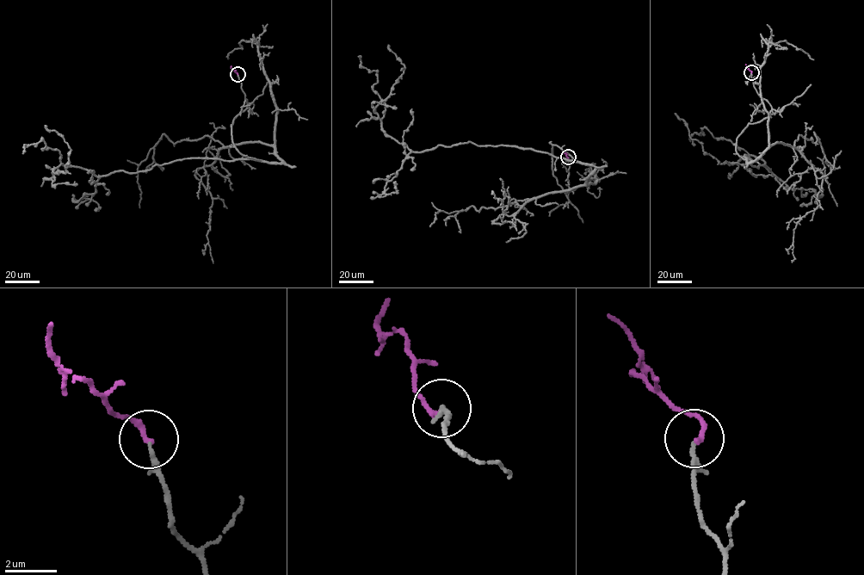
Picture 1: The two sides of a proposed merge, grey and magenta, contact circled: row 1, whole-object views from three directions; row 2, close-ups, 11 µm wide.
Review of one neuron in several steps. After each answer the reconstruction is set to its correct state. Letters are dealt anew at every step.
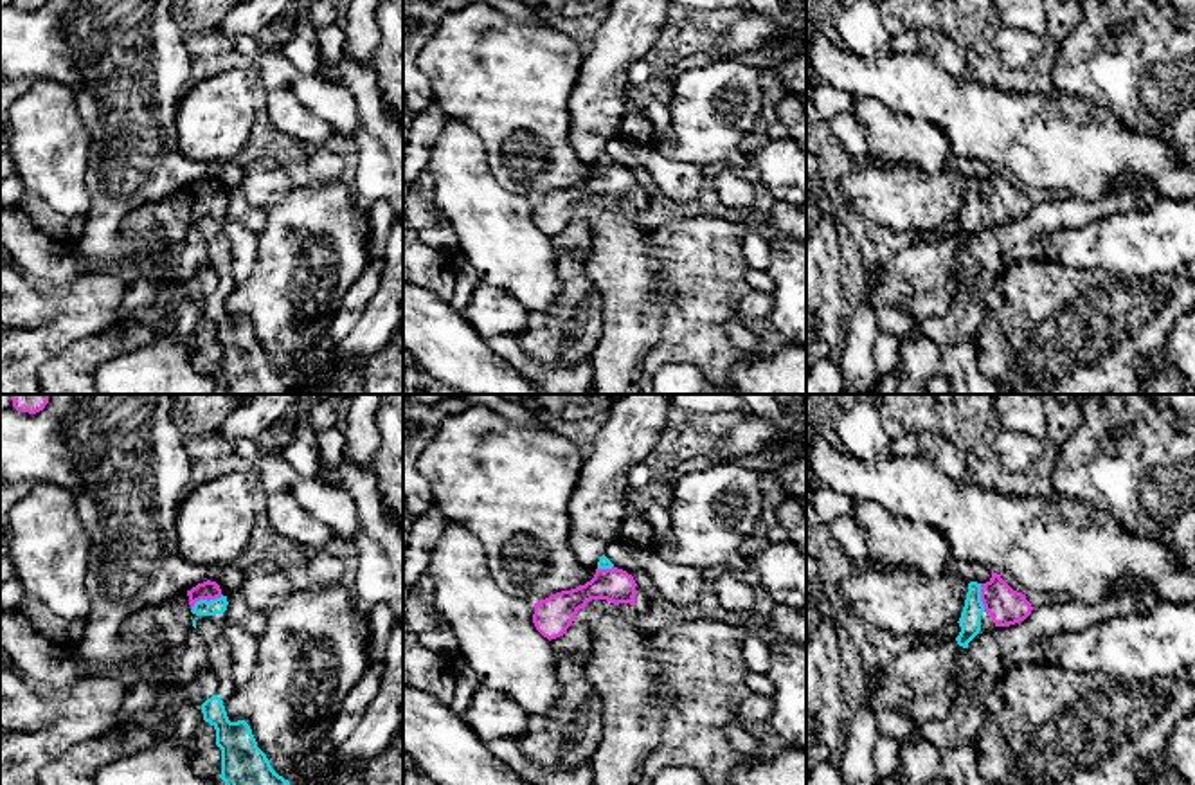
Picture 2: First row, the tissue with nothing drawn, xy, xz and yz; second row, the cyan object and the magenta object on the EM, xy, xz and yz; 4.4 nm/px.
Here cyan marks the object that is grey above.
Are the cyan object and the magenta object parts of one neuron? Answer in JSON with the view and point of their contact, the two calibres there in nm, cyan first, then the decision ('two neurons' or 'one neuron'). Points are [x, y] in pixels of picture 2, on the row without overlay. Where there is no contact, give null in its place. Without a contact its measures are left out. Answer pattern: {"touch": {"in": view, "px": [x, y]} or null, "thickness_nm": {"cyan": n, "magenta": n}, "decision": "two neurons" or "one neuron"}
{"touch": {"in": "xy", "px": [204, 197]}, "thickness_nm": {"cyan": 70, "magenta": 80}, "decision": "one neuron"}

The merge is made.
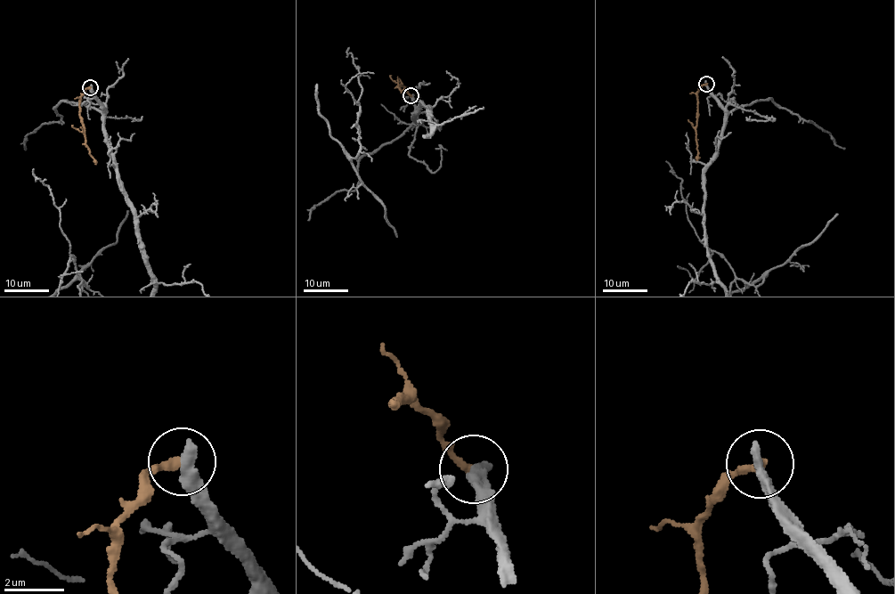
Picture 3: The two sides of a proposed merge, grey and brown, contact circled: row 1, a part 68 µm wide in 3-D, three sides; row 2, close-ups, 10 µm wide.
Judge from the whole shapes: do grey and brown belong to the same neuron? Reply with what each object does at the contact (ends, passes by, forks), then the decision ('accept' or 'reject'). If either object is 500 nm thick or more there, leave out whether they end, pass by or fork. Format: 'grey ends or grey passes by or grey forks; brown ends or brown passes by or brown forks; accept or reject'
grey ends; brown ends; reject

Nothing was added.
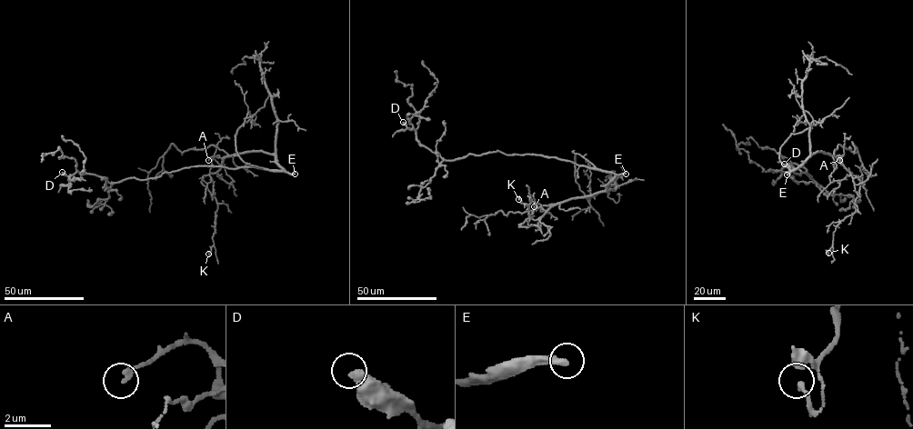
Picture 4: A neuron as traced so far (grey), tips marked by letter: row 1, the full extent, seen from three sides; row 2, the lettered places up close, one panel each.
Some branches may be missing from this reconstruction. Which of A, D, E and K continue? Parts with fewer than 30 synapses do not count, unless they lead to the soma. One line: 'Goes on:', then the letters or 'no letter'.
Goes on: E

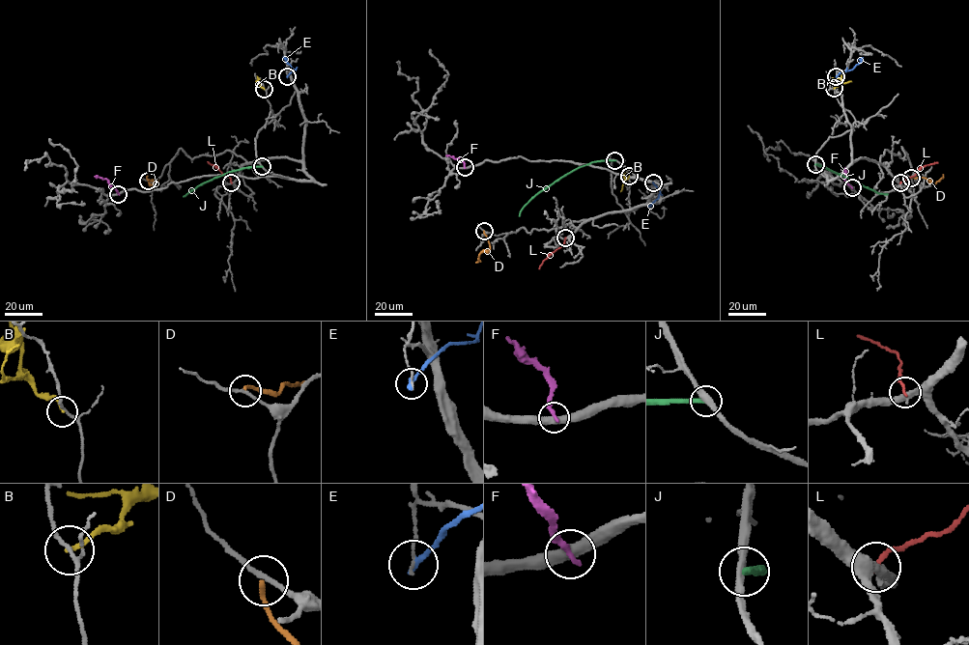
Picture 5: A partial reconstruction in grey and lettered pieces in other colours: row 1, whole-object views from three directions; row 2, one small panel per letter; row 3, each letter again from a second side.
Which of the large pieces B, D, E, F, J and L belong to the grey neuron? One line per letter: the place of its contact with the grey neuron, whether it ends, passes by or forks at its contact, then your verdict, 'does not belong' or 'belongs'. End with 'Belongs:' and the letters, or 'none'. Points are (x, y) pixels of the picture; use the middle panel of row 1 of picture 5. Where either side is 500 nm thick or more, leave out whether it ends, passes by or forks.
B: meets grey at (629, 176); it ends there; does not belong
D: meets grey at (484, 231); it ends there; does not belong
E: meets grey at (653, 182); it ends there; does not belong
F: meets grey at (465, 167); it ends there; does not belong
J: meets grey at (614, 160); it ends there; does not belong
L: meets grey at (565, 238); it ends there; does not belong
Belongs: none

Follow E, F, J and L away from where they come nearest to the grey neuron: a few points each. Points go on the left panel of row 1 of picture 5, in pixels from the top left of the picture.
E: (287, 76), (295, 70), (283, 57)
F: (119, 193), (106, 179), (94, 177)
J: (261, 166), (231, 171), (197, 185), (183, 196)
L: (231, 182), (230, 178), (207, 161)

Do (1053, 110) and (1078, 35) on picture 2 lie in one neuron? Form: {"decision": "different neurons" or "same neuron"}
{"decision": "different neurons"}

